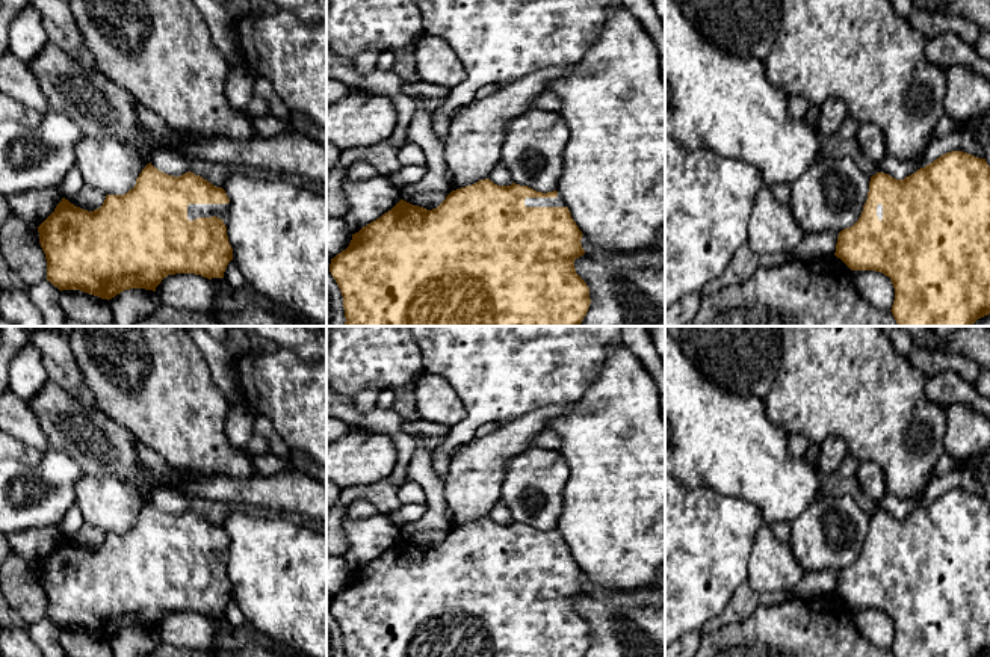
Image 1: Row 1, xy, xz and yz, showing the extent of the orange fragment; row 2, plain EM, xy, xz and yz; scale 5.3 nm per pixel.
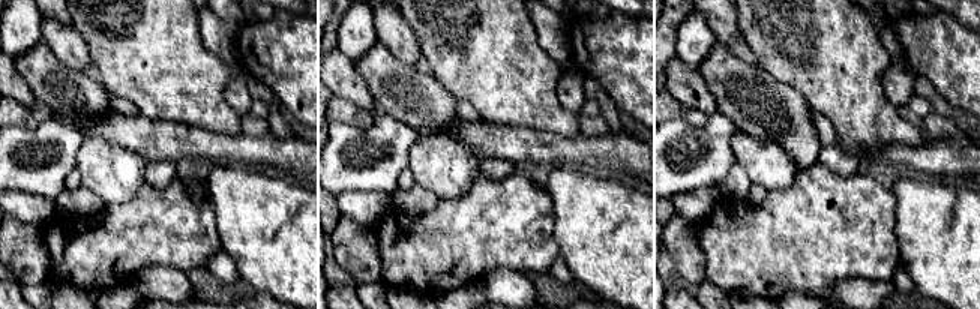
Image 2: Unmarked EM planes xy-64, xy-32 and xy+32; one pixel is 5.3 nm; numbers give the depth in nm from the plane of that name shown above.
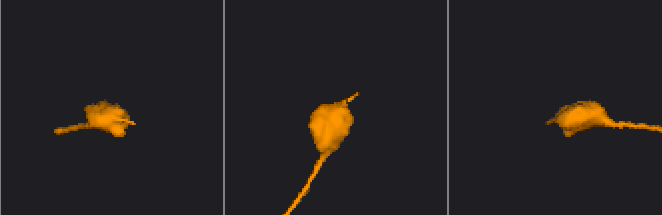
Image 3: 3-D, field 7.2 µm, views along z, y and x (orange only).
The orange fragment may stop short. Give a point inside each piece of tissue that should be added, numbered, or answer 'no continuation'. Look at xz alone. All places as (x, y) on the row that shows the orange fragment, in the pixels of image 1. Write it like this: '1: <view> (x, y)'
1: xz (558, 201)

